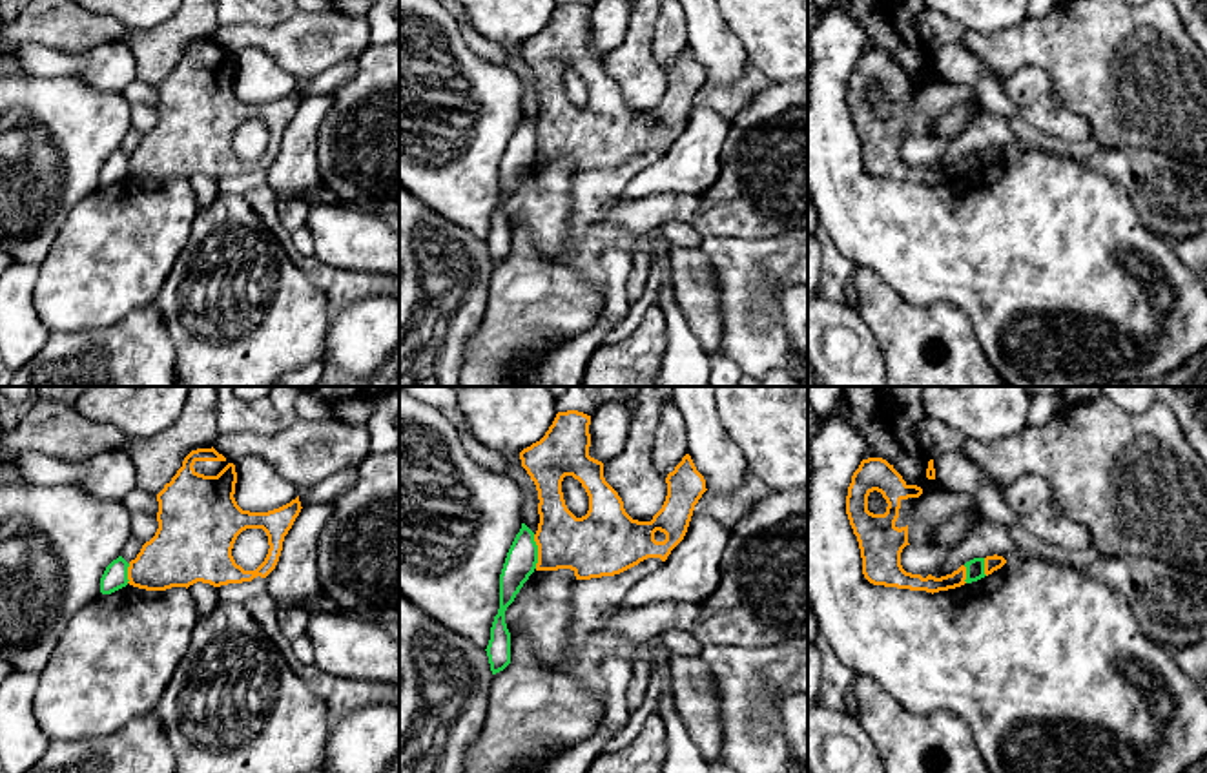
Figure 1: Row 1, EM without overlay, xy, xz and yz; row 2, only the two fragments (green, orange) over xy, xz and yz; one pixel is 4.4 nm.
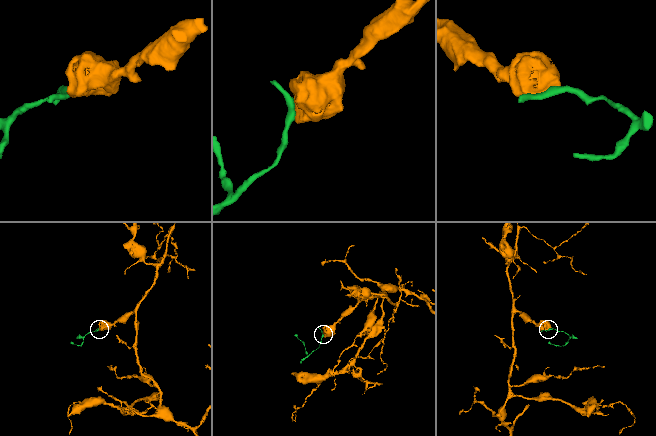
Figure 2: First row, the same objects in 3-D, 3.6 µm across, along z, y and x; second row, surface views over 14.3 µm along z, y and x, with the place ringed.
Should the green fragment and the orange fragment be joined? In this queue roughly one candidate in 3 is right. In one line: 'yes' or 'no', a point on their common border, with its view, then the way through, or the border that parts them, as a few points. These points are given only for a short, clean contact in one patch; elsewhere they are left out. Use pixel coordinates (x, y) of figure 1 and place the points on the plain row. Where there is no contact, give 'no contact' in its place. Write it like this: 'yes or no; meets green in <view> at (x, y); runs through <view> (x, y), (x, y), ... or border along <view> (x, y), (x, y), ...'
no; meets green in xz at (536, 143); border along xz (533, 126), (536, 159)

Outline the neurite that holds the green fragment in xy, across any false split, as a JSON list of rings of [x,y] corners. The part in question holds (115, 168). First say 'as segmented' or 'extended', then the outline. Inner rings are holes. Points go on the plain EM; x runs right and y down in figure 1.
as segmented; [[[122,148],[113,151],[106,159],[106,162],[104,162],[102,170],[100,170],[100,184],[102,186],[111,186],[111,184],[126,179],[128,173],[129,173],[128,171],[128,159],[129,159],[129,155]]]

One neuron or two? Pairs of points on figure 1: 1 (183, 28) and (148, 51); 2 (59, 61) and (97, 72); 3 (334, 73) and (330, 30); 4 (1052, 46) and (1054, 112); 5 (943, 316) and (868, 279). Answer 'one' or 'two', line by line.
1: one
2: one
3: two
4: two
5: one

